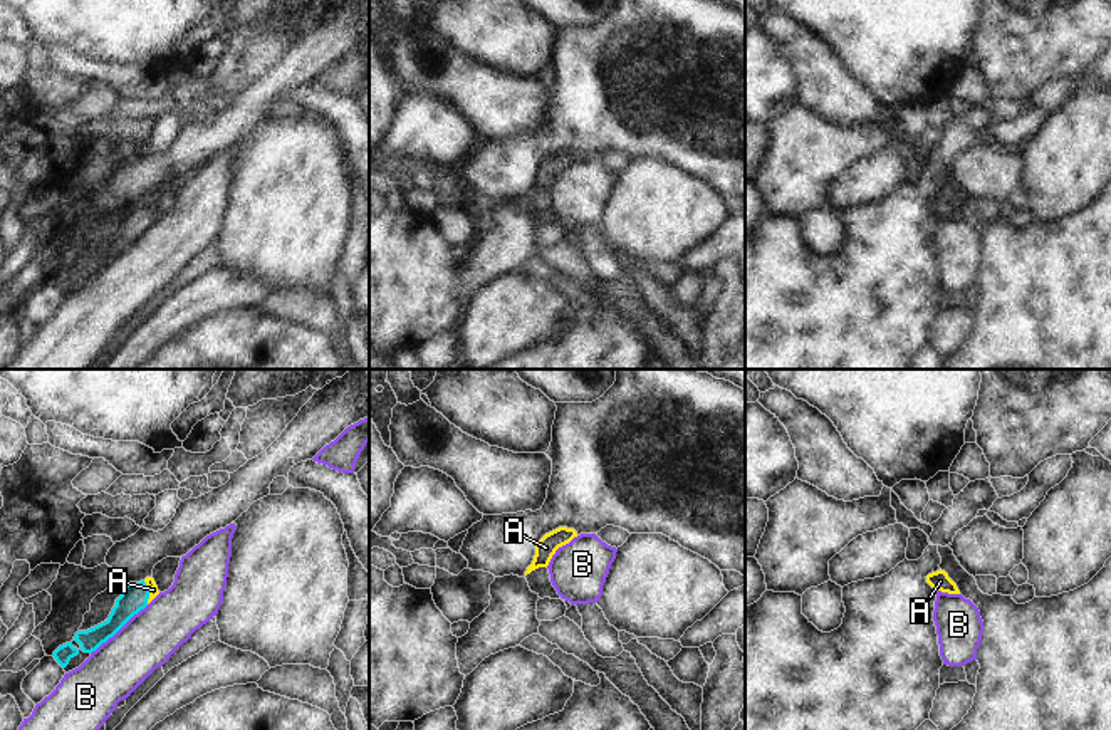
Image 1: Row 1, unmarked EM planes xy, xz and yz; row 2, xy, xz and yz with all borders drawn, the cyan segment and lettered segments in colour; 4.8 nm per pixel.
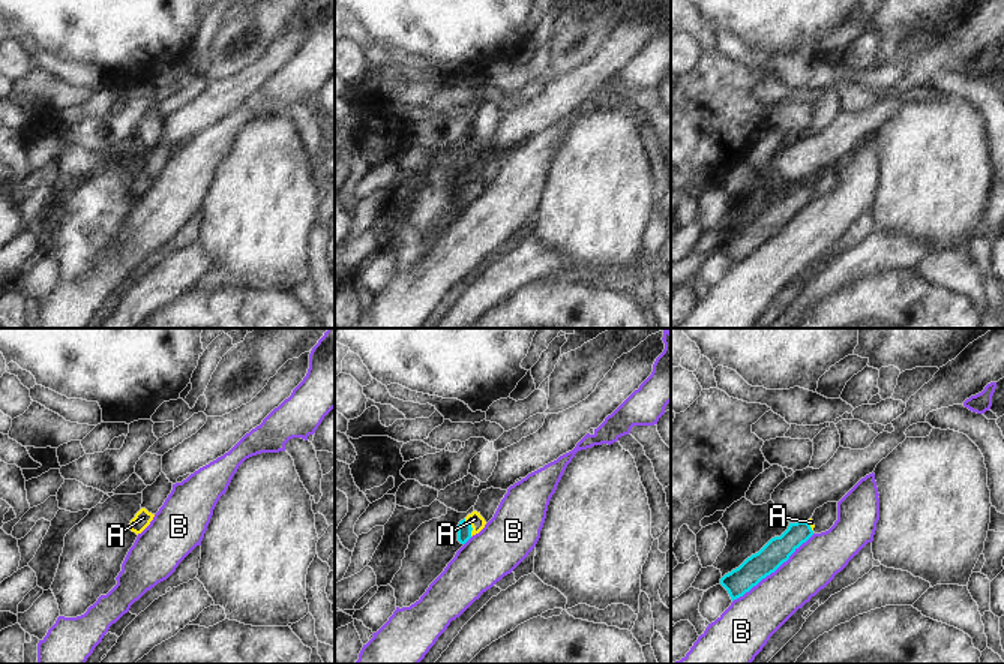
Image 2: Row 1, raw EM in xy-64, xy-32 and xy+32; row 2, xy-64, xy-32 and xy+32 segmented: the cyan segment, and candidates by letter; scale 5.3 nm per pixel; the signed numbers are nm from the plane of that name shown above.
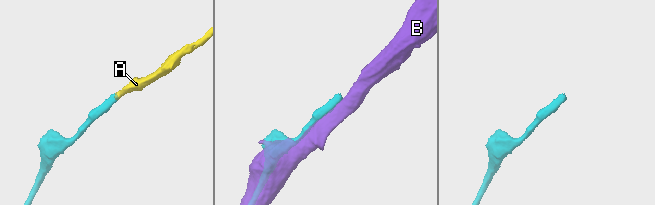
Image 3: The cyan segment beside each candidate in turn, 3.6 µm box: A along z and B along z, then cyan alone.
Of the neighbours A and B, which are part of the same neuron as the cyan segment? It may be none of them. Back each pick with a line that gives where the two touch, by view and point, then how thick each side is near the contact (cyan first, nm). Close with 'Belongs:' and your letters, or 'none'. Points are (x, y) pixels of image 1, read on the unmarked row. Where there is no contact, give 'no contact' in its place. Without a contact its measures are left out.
A: meets cyan in xy at (148, 217); 130 nm thick on the cyan side, 50 nm on the other
Belongs: A

